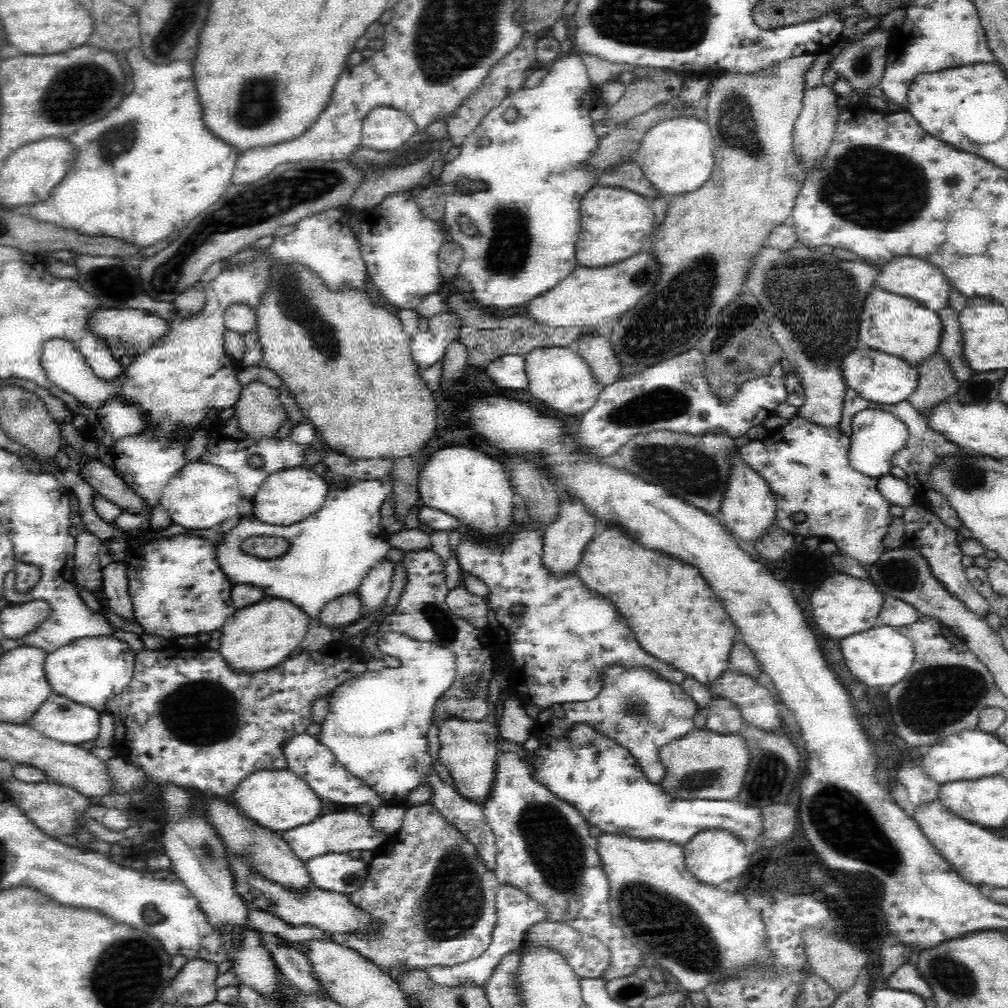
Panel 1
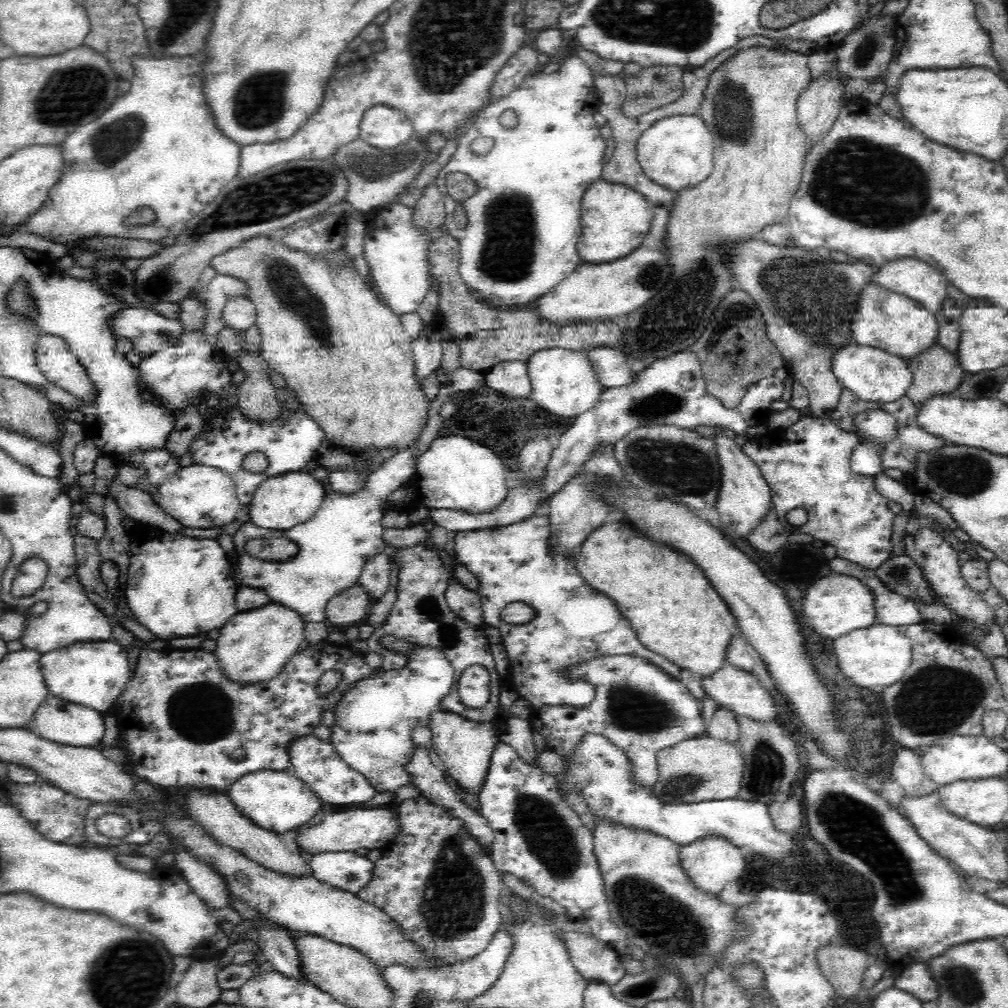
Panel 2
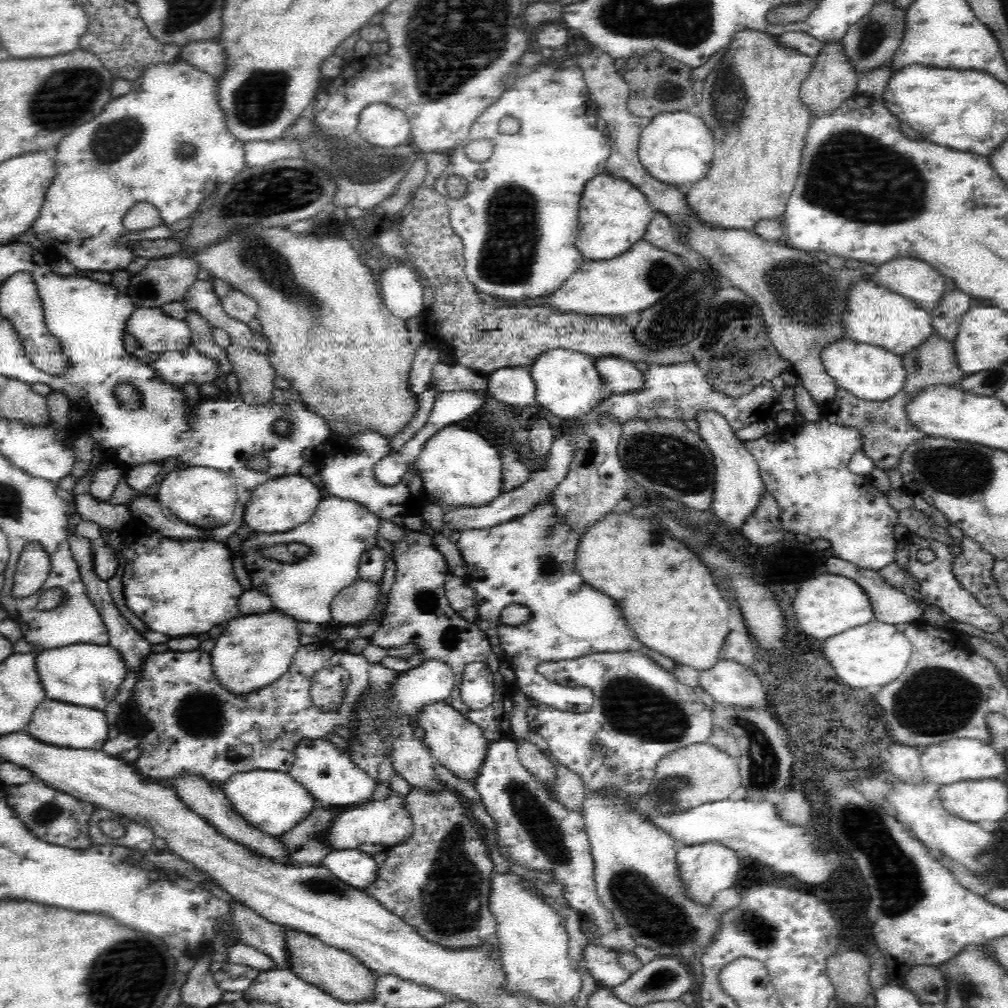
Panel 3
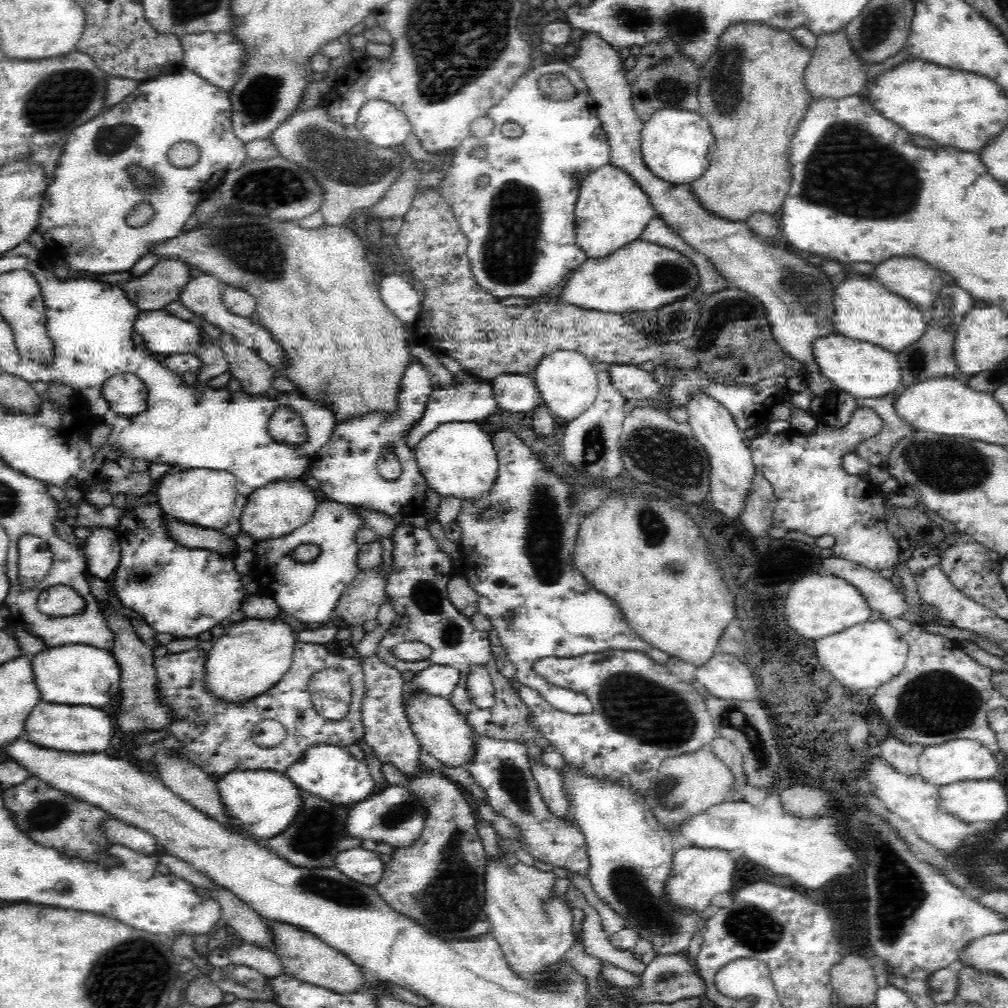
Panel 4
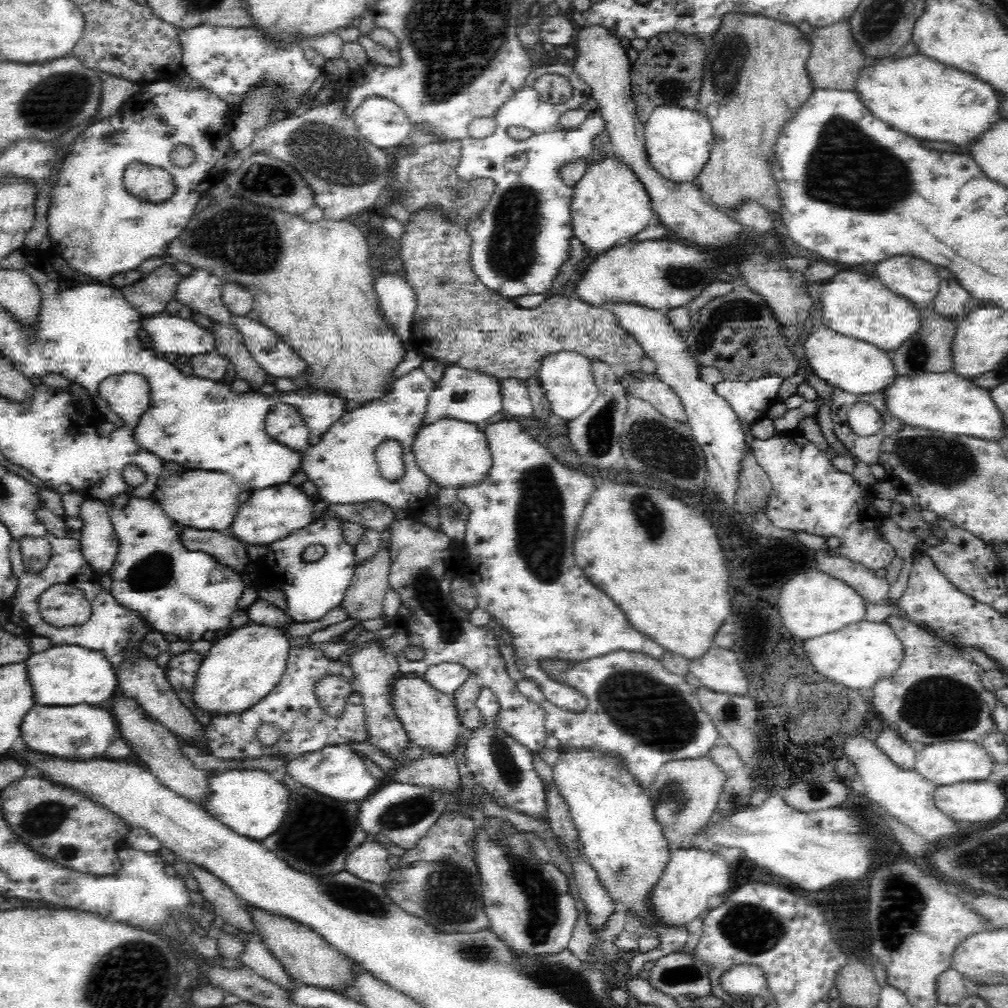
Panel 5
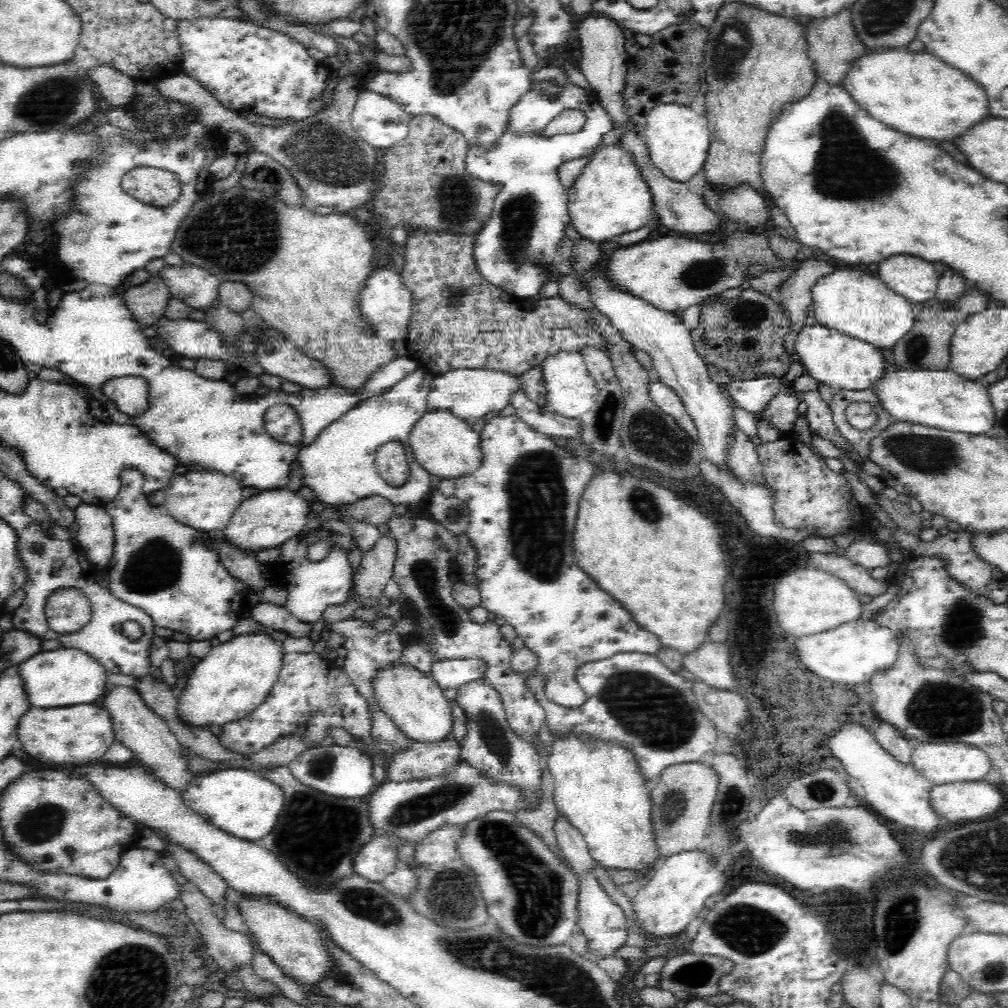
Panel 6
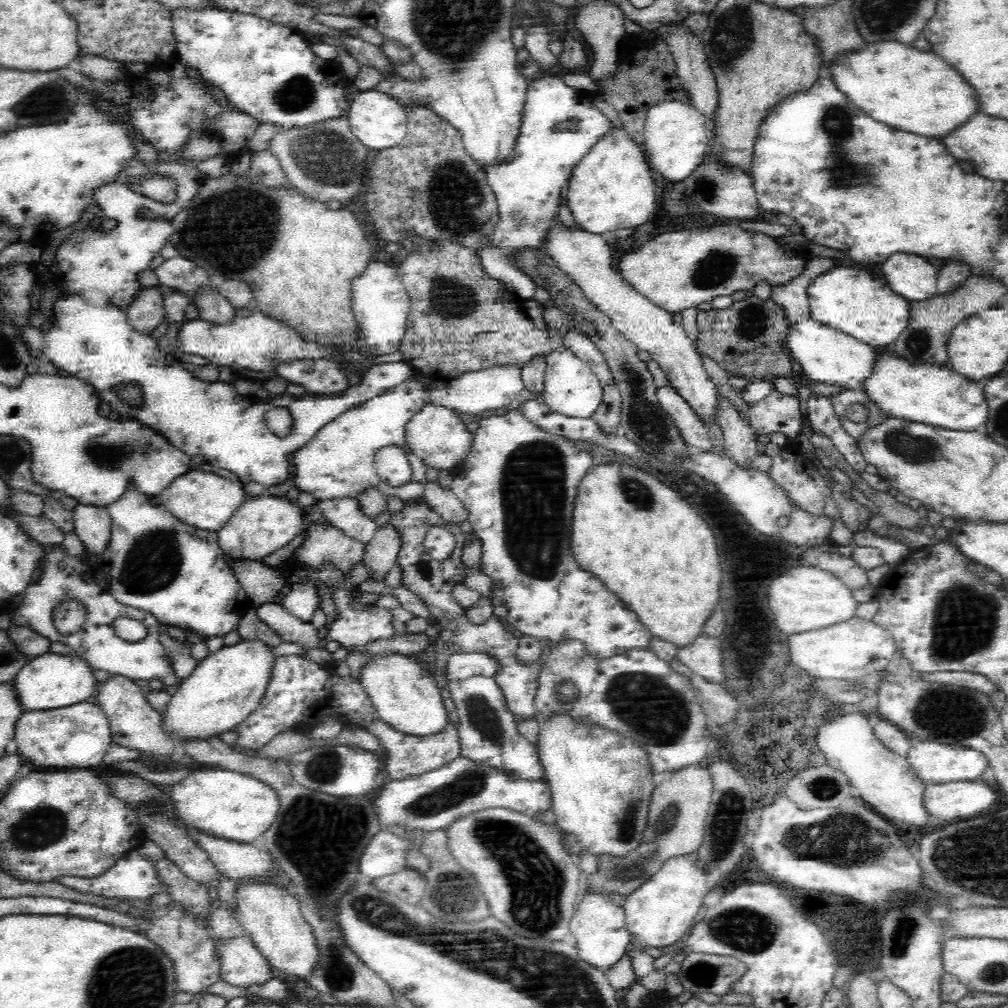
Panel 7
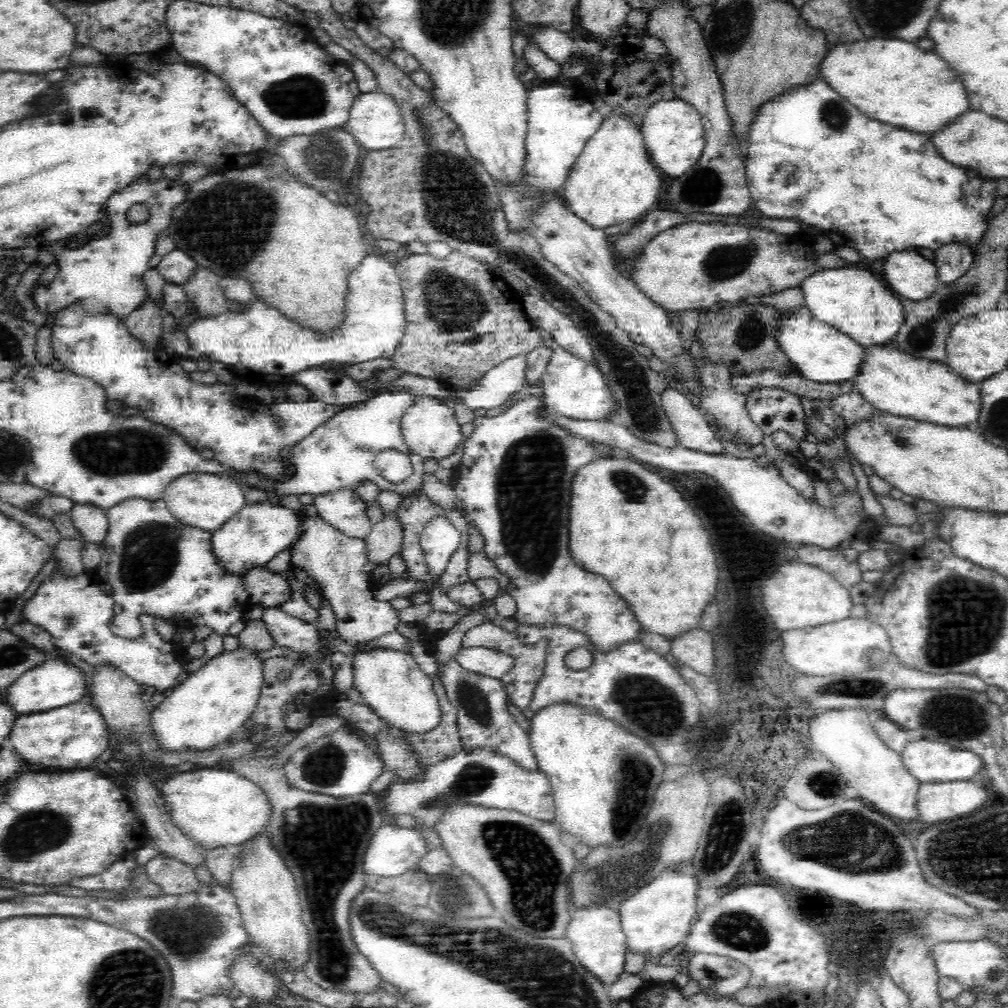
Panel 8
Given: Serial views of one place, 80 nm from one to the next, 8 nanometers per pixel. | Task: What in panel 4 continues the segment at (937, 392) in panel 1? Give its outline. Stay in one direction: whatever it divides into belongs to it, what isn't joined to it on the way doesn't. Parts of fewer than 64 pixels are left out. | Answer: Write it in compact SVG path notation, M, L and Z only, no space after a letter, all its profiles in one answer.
M934 320L928 321L920 338L895 353L901 384L910 385L918 379L940 375L958 376L958 367L954 364L954 341L954 332Z

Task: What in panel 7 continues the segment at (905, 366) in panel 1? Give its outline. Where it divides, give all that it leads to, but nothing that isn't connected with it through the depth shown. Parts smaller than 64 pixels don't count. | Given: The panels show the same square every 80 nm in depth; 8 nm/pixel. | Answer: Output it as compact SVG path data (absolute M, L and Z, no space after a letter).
M811 316L788 323L784 346L792 360L802 367L802 376L813 382L846 389L861 388L863 380L872 372L875 359L872 346L857 341L838 329L816 322Z

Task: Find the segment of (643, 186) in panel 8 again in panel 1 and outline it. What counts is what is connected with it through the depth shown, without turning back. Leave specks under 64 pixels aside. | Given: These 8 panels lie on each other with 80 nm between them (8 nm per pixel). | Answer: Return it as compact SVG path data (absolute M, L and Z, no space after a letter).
M596 183L589 188L580 202L581 230L575 250L578 264L585 267L610 266L640 252L642 244L654 231L655 217L649 202L650 200L646 197L624 187L604 186Z

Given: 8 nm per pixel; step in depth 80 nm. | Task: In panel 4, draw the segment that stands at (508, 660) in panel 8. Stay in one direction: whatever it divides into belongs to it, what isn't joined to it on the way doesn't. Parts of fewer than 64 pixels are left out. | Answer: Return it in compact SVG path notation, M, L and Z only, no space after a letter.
M430 665L416 674L409 683L409 690L422 689L432 695L449 698L460 680L460 671L450 665Z

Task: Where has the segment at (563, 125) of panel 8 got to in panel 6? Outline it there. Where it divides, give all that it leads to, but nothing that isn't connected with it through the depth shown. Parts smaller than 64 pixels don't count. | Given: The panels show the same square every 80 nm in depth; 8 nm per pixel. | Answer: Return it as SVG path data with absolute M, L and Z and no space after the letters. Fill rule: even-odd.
M551 66L532 72L529 81L532 86L550 82L550 84L556 84L556 90L554 92L548 92L548 90L525 92L521 102L511 113L512 121L509 130L496 142L495 148L492 151L469 149L466 166L472 175L476 175L480 180L497 188L492 218L489 218L491 222L488 222L478 235L474 235L473 253L476 268L492 285L500 287L521 300L539 294L542 285L546 282L545 272L539 266L546 265L547 267L558 261L555 254L557 244L560 239L564 238L565 229L571 223L567 211L569 189L560 183L558 168L570 160L586 158L588 154L592 154L602 142L604 134L610 133L615 126L613 117L600 103L596 102L594 93L574 85L560 68ZM565 110L582 110L582 115L586 117L584 127L578 133L546 136L544 130L548 124Z

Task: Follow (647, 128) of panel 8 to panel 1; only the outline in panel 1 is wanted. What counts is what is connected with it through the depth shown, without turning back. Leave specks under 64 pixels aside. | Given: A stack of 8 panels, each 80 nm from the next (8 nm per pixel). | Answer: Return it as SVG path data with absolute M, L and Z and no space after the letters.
M678 116L650 128L641 138L634 160L656 189L671 197L692 192L710 178L714 172L715 142L707 122L694 116Z

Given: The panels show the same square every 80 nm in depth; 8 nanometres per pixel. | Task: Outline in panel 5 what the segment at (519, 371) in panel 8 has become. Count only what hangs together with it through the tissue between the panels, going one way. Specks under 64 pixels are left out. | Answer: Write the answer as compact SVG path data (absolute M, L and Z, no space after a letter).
M450 366L444 370L444 376L434 383L434 390L430 391L427 402L427 411L425 414L424 422L431 423L439 418L450 417L462 422L469 422L478 424L484 422L486 418L490 418L496 412L502 412L502 379L492 376L488 373L470 371L462 369L458 366Z

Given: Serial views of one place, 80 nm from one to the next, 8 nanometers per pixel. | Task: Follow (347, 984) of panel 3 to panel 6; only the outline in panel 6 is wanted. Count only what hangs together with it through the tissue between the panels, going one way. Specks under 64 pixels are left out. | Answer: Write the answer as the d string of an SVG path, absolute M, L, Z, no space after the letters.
M240 894L239 913L256 940L257 948L265 954L288 977L306 984L316 984L317 980L329 969L329 956L321 944L317 925L312 924L294 911L292 907L272 899L270 895Z

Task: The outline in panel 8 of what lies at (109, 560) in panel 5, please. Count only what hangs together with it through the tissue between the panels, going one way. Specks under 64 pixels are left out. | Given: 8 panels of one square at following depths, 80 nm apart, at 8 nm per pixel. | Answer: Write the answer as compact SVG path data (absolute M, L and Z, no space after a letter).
M74 504L71 519L84 539L99 544L105 537L108 521L105 509L91 504Z

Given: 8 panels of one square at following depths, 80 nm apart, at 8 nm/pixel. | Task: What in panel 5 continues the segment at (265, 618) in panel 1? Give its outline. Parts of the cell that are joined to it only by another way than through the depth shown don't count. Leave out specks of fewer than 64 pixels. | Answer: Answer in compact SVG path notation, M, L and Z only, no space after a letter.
M249 622L240 628L227 630L221 637L217 637L211 650L207 655L203 655L202 662L198 665L191 688L192 704L194 704L194 710L198 710L196 714L208 714L211 718L230 717L245 714L257 706L280 682L290 649L291 643L283 630L270 629L268 626Z

